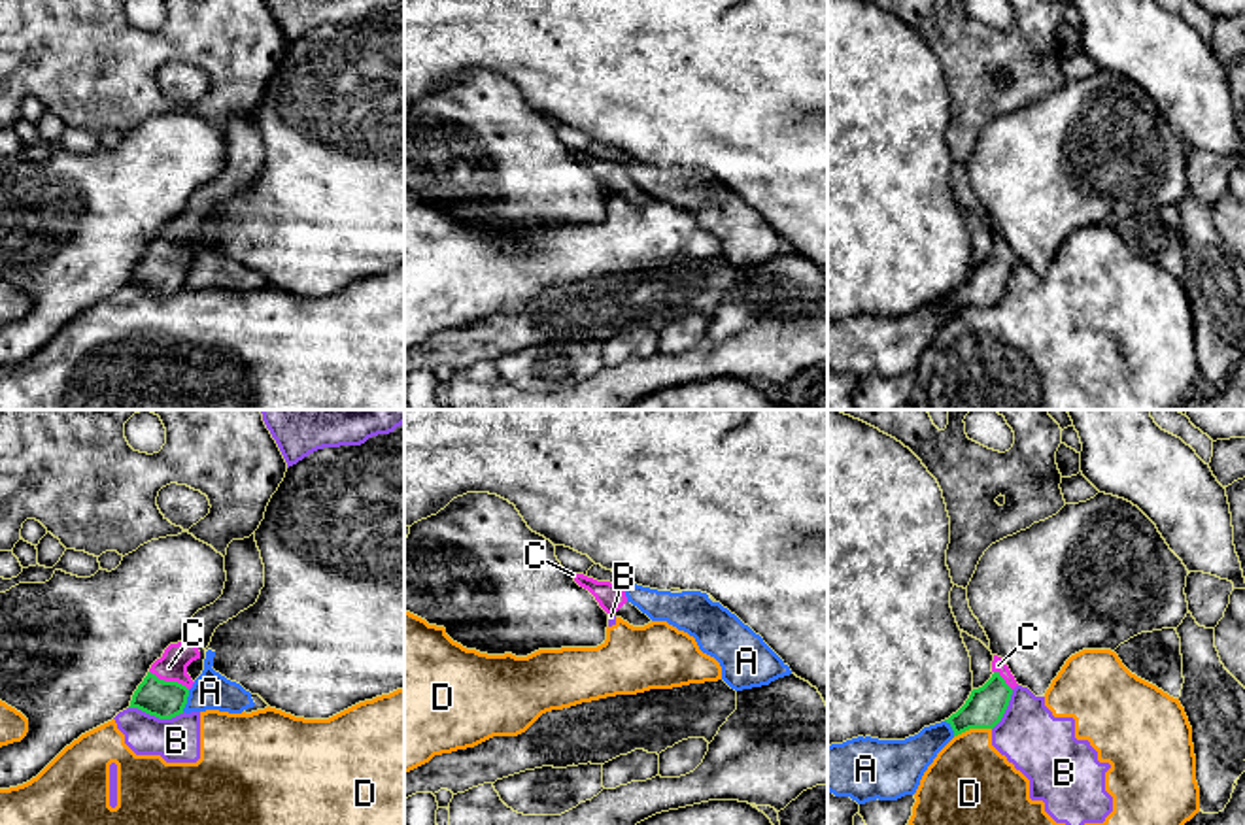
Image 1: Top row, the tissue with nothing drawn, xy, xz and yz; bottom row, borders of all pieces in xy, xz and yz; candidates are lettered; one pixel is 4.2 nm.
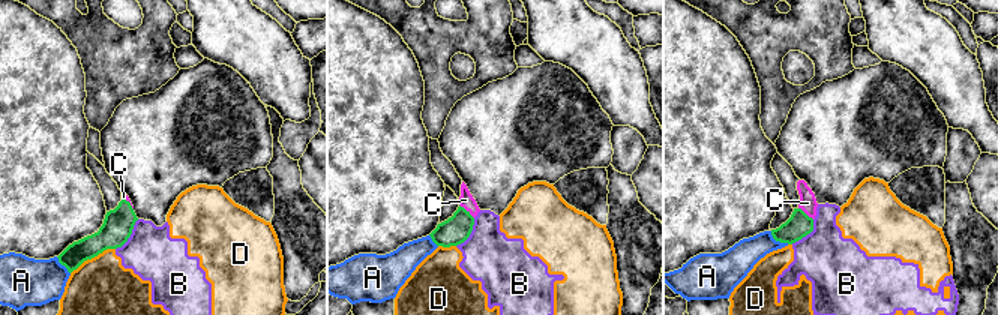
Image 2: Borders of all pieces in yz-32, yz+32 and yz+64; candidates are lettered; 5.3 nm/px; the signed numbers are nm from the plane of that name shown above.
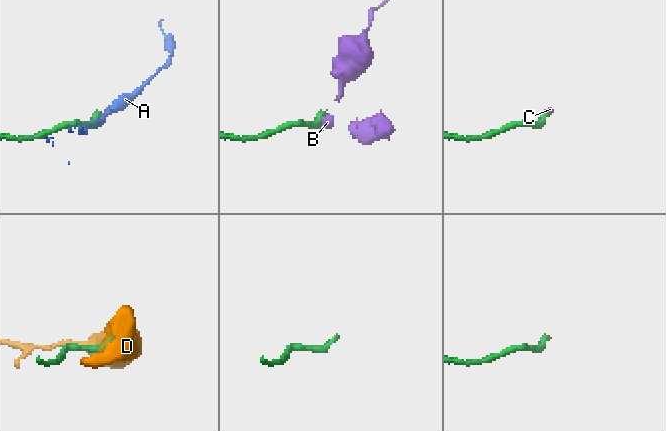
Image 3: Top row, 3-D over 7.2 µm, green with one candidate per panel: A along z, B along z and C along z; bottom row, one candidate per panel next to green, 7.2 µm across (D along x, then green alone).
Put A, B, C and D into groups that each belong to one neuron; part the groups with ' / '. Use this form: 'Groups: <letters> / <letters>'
Groups: A / B D / C

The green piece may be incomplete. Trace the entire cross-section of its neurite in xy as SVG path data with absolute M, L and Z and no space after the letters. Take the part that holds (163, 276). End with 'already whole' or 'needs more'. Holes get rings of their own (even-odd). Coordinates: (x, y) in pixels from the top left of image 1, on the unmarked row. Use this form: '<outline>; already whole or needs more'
M255 111L232 117L225 132L227 159L223 172L198 187L187 202L185 217L170 221L132 272L128 285L138 285L159 296L183 291L193 257L187 244L200 236L215 206L253 183L264 164L264 142Z; needs more

